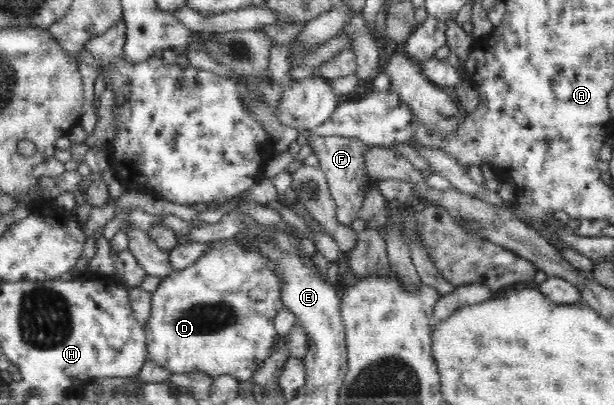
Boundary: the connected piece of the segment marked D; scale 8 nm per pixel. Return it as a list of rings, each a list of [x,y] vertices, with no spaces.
[[[221,239],[209,243],[209,250],[198,258],[191,266],[183,270],[173,271],[169,276],[163,277],[160,280],[160,285],[155,292],[151,293],[151,312],[150,317],[146,320],[144,325],[146,338],[146,358],[153,360],[155,364],[163,366],[165,370],[171,373],[189,373],[199,371],[212,377],[221,375],[231,375],[239,382],[248,381],[253,376],[254,370],[261,364],[262,360],[267,359],[267,355],[271,347],[279,340],[280,336],[275,331],[273,319],[281,308],[283,308],[283,301],[281,301],[280,276],[276,275],[276,264],[272,260],[267,260],[264,256],[259,256],[252,248],[243,246],[236,242],[236,240]]]

